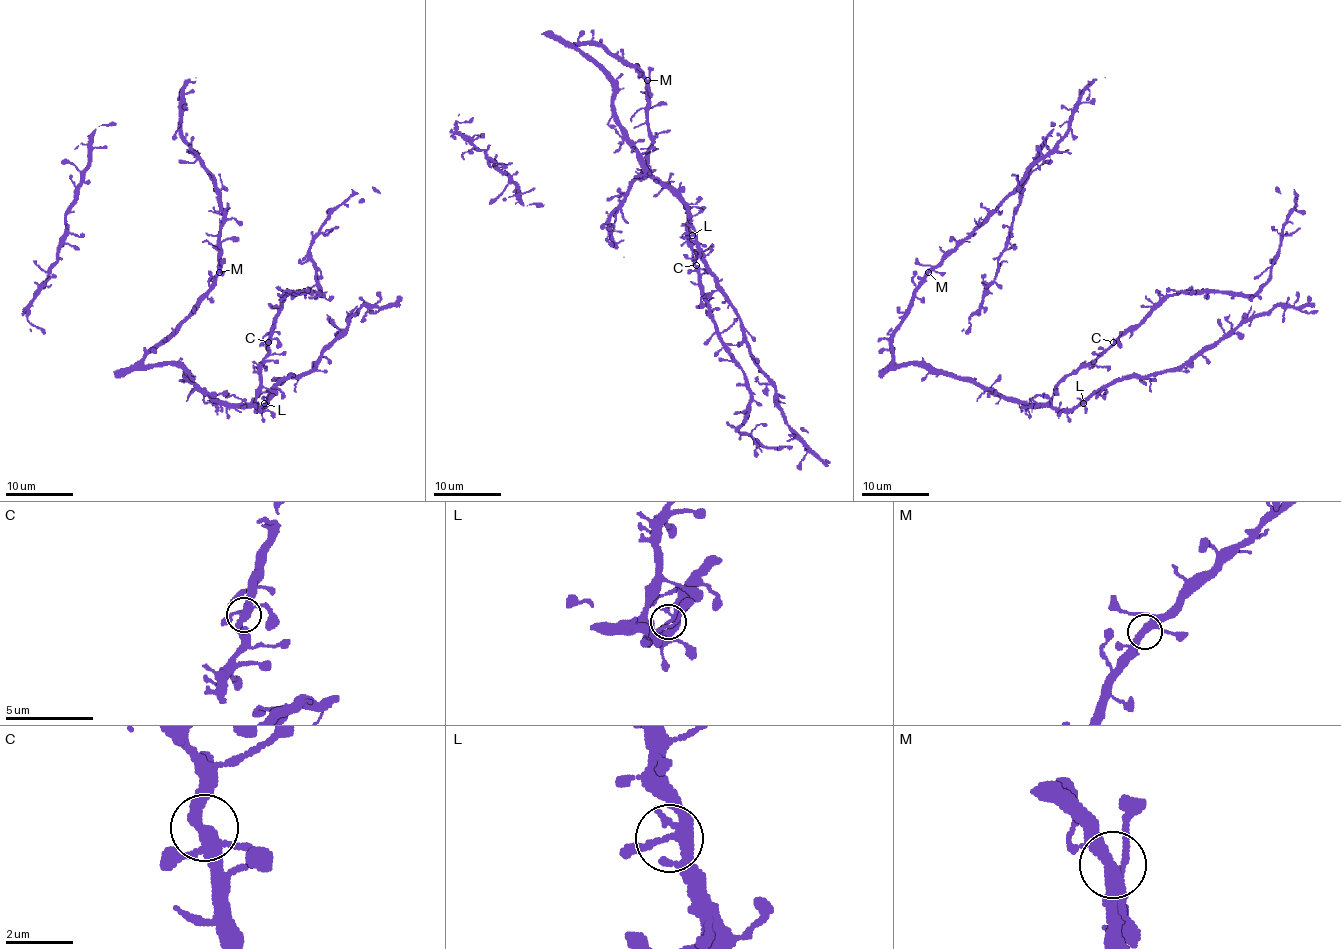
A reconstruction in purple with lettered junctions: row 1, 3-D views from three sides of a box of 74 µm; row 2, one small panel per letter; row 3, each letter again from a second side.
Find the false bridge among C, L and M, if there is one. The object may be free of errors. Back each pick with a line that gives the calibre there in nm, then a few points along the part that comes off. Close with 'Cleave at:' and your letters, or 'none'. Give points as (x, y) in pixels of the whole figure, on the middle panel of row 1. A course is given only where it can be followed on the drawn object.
Cleave at: none

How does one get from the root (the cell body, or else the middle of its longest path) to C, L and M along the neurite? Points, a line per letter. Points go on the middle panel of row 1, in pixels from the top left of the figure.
C: (583, 43), (571, 45), (611, 82), (616, 124), (626, 143), (684, 203), (687, 245), (695, 255), (695, 265)
L: (583, 43), (571, 45), (611, 82), (616, 124), (637, 158), (685, 207), (692, 235)
M: (583, 43), (600, 43), (621, 62), (632, 64), (647, 80)

